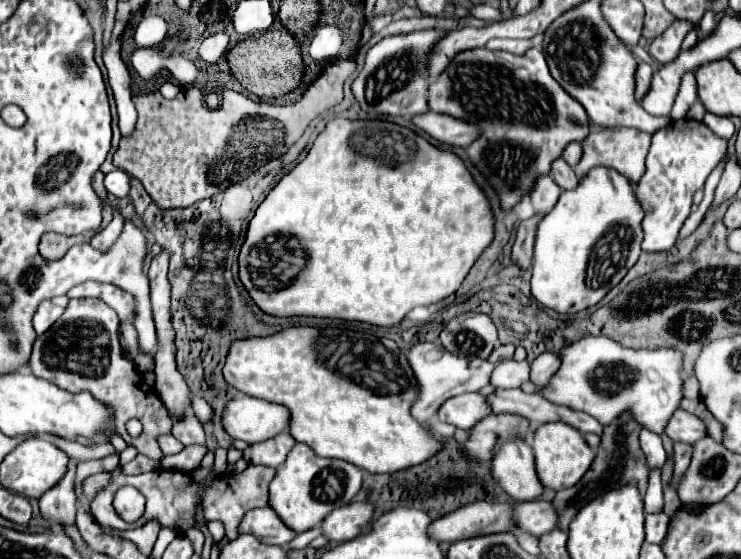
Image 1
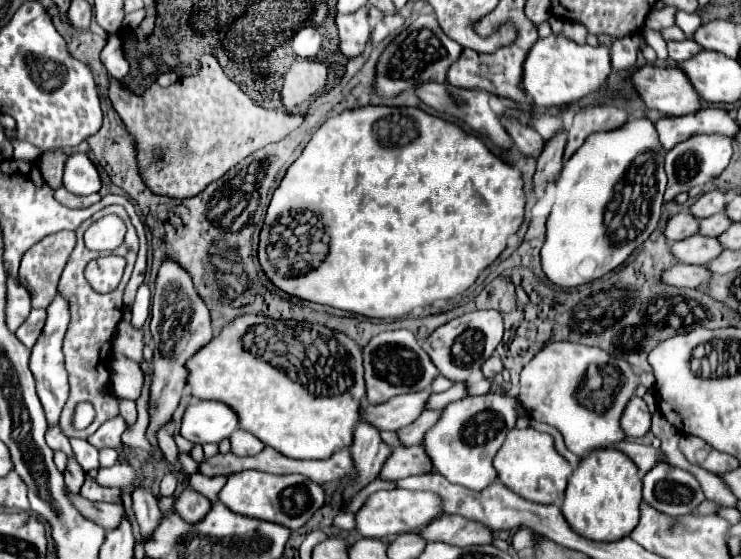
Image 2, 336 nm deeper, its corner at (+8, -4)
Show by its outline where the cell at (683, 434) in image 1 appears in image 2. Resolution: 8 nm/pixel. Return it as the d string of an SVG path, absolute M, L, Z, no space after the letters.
M633 396L627 402L627 406L623 410L623 416L621 416L621 428L623 428L625 436L633 436L633 438L645 436L649 432L651 414L649 414L647 404L641 398Z

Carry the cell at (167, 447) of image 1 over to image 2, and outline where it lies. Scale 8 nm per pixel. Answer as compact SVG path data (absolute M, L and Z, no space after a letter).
M119 400L119 414L127 420L127 424L131 426L137 420L137 410L135 410L135 402L131 400Z

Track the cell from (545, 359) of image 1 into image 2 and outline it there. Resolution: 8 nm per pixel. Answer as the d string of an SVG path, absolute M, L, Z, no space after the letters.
M505 394L465 396L447 404L441 412L441 418L425 432L421 442L435 472L443 474L449 482L471 490L483 490L489 486L489 482L497 478L497 472L493 470L493 458L501 448L505 434L515 428L515 406L517 400Z

